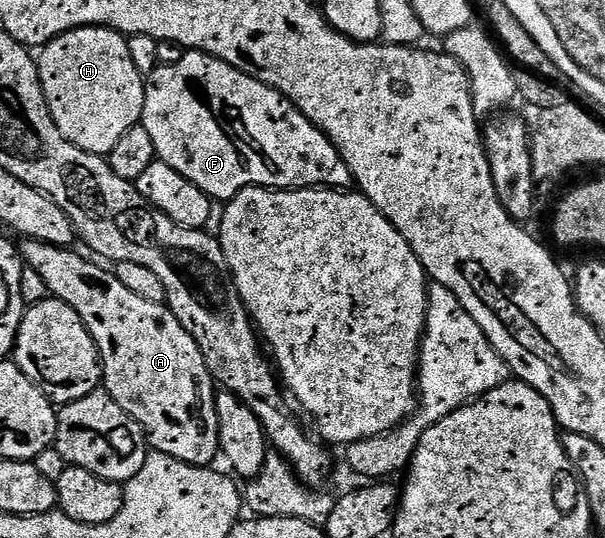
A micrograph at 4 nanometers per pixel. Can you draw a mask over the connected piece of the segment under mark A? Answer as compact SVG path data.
M26 238L18 244L18 249L26 266L45 277L48 292L70 305L81 317L99 348L99 357L103 364L102 386L111 394L113 401L117 401L117 405L125 409L125 413L129 413L141 424L150 446L158 454L168 455L191 467L211 467L214 459L219 459L221 455L219 417L215 404L217 384L211 378L211 371L197 341L193 341L181 321L177 321L170 306L137 297L133 289L125 289L114 270L106 271L105 268L82 259L75 249L54 247Z

